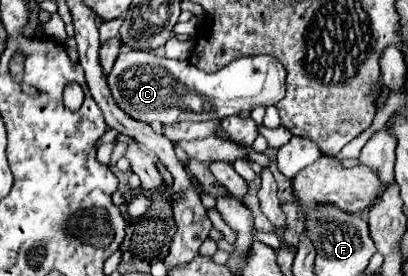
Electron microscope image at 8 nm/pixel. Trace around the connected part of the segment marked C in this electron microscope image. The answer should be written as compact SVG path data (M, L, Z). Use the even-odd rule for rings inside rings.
M123 50L107 80L117 104L143 122L173 124L181 120L223 120L231 114L251 112L257 106L277 104L285 96L287 72L275 56L241 56L225 68L207 74L189 62L167 60L155 52Z

